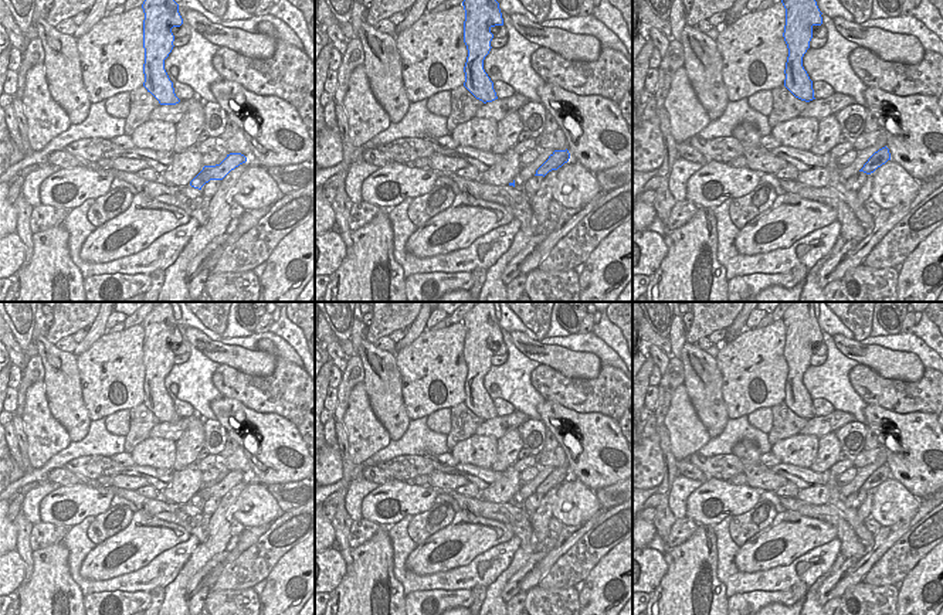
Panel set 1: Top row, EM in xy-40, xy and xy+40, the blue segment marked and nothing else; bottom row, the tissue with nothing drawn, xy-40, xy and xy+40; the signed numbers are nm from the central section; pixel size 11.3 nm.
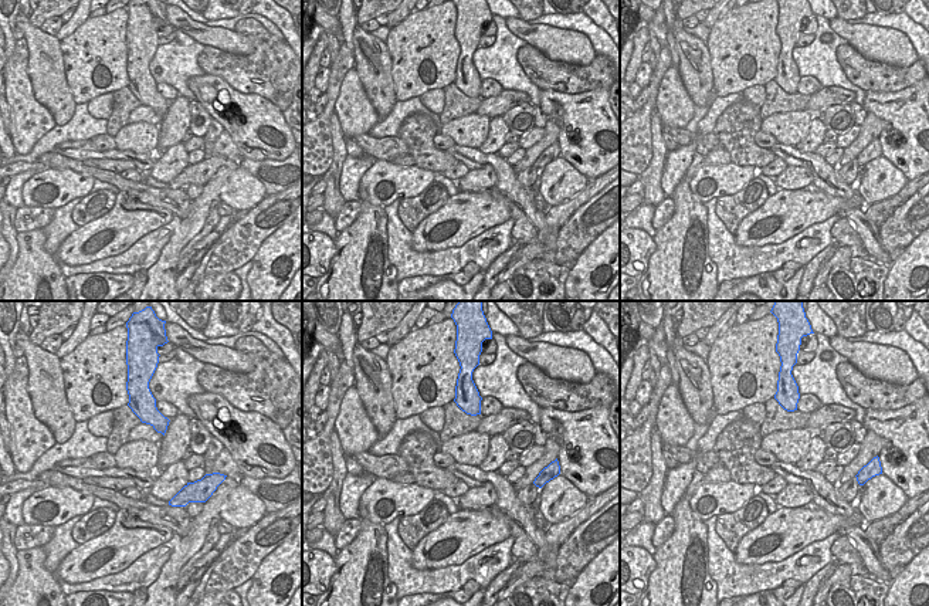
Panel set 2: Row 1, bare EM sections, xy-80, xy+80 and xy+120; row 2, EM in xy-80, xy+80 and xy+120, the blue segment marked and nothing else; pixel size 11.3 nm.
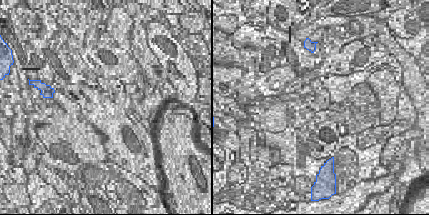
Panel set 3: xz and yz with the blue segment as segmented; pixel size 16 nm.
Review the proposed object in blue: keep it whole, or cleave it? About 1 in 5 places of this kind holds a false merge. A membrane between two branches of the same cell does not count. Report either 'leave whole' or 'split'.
leave whole

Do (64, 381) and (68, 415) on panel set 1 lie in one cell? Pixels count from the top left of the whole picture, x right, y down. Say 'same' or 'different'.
same

